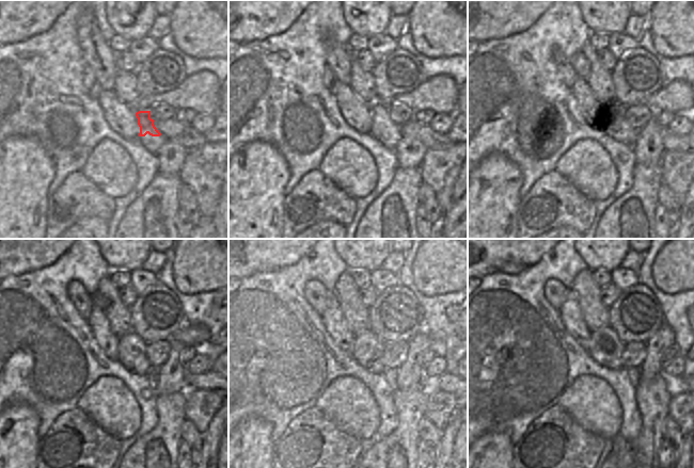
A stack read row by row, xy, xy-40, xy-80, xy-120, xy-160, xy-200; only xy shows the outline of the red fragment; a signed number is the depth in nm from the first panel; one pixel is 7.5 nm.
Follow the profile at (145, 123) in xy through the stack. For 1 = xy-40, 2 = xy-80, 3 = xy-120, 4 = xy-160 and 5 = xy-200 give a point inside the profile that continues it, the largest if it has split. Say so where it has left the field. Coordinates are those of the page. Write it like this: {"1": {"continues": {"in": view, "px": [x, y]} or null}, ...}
{"1": {"continues": {"in": "xy-40", "px": [382, 124]}}, "2": {"continues": {"in": "xy-80", "px": [615, 124]}}, "3": {"continues": {"in": "xy-120", "px": [131, 350]}}, "4": {"continues": {"in": "xy-160", "px": [367, 350]}}, "5": {"continues": {"in": "xy-200", "px": [606, 349]}}}

